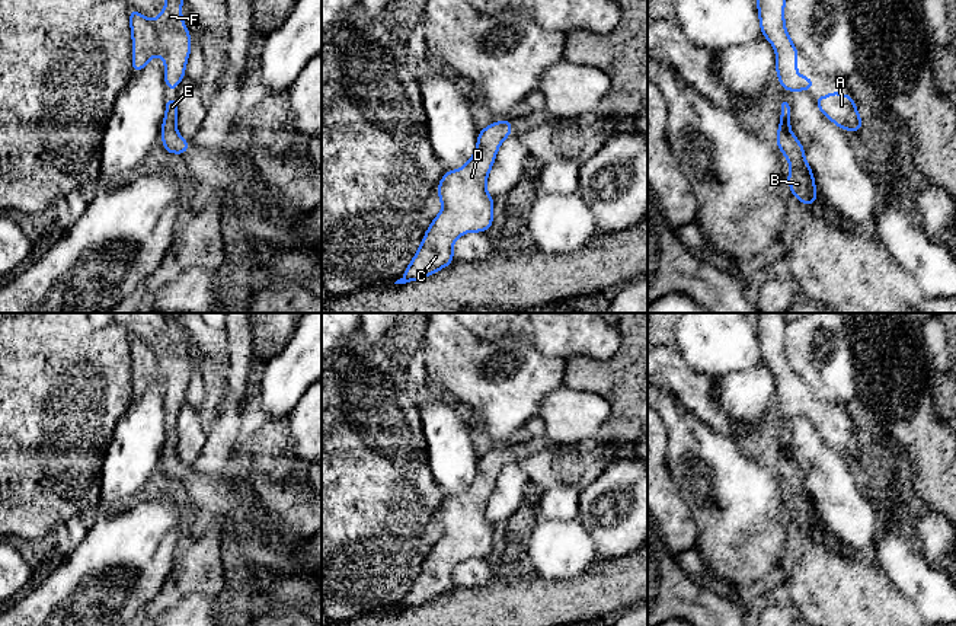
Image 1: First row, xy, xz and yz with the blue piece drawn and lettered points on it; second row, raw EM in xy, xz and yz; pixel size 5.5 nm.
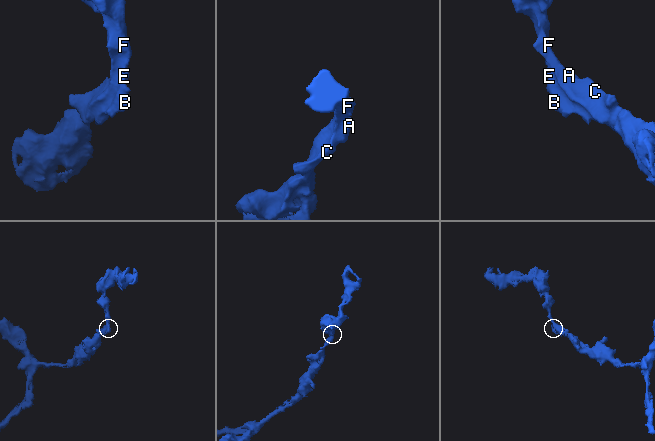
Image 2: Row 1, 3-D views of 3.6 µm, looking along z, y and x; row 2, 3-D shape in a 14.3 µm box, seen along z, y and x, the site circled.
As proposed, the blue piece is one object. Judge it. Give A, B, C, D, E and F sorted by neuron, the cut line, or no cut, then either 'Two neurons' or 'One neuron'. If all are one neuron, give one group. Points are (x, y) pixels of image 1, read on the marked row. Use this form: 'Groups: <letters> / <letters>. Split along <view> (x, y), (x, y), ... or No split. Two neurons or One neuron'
Groups: A B C D E F. No split. One neuron

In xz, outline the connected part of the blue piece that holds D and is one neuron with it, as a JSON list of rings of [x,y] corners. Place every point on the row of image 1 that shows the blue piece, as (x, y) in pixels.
[[[505,118],[501,122],[493,122],[479,131],[477,147],[471,159],[461,169],[444,173],[437,189],[437,194],[442,201],[442,211],[428,227],[419,250],[412,258],[406,272],[394,284],[406,284],[438,272],[454,262],[453,243],[457,237],[469,231],[485,233],[490,229],[493,223],[493,198],[486,192],[486,181],[499,146],[512,132],[511,125],[512,119]]]

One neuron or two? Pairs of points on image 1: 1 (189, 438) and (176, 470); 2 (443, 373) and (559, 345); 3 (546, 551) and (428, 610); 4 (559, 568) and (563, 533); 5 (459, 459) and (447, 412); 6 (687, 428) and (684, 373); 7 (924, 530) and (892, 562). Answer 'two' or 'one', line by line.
1: two
2: two
3: two
4: one
5: one
6: two
7: two

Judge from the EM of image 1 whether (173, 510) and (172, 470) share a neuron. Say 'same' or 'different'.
different

